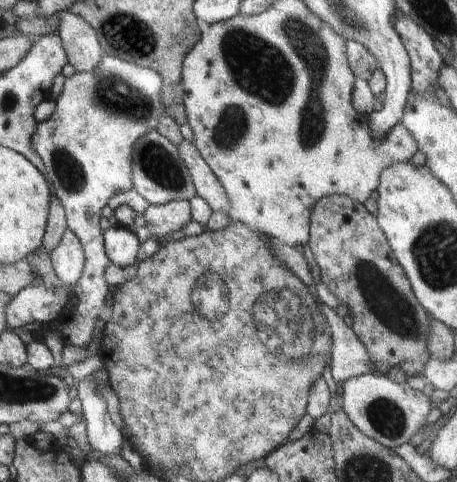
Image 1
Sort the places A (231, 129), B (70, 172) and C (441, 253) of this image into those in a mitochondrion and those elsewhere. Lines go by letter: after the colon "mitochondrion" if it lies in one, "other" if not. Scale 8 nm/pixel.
A: mitochondrion
B: mitochondrion
C: mitochondrion

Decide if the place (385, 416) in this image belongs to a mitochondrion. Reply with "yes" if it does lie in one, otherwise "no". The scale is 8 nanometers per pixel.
yes

